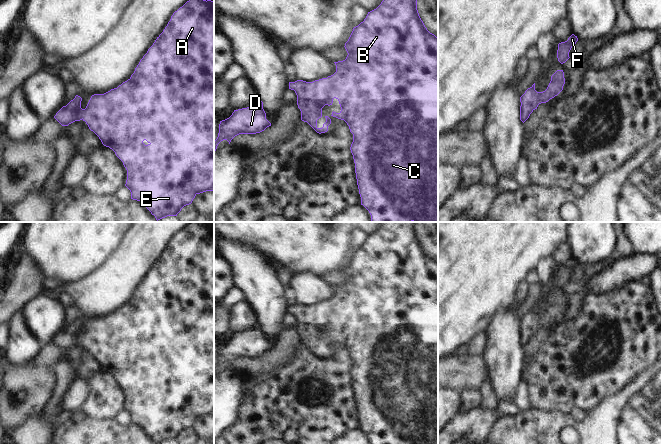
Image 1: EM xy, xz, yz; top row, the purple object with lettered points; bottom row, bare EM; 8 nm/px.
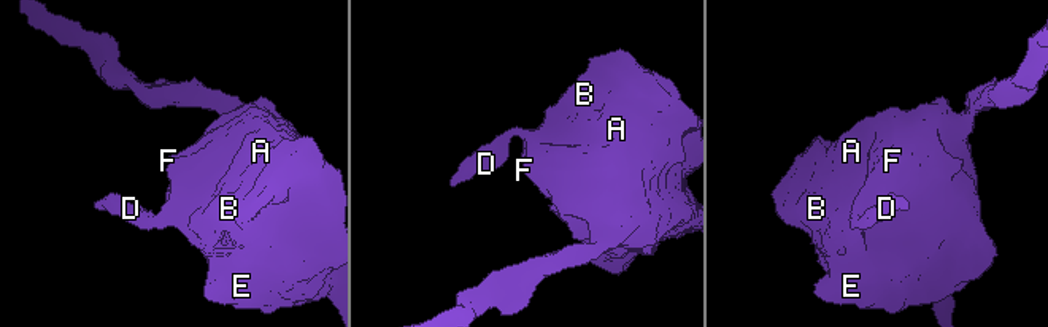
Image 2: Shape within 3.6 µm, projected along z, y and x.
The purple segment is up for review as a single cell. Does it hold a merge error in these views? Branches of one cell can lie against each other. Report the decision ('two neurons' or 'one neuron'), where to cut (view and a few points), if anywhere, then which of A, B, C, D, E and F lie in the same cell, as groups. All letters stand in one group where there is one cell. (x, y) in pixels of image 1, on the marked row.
one neuron | no cut | A B C D E F

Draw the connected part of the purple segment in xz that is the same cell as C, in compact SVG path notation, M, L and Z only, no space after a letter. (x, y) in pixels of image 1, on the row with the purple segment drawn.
M383 0L376 9L368 12L363 22L353 28L344 47L348 55L345 60L334 62L336 72L333 75L313 82L303 80L289 82L289 89L294 90L297 95L301 120L307 122L317 133L325 133L328 131L331 119L325 116L326 122L323 127L317 127L317 120L322 117L322 108L325 105L332 105L334 98L339 101L341 111L339 113L333 111L331 116L344 120L353 134L350 150L355 163L361 205L369 211L371 222L438 222L438 38L427 30L421 20L417 0Z

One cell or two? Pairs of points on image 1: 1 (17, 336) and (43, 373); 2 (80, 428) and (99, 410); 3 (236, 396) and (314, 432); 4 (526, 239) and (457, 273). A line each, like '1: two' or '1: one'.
1: two
2: two
3: two
4: one

